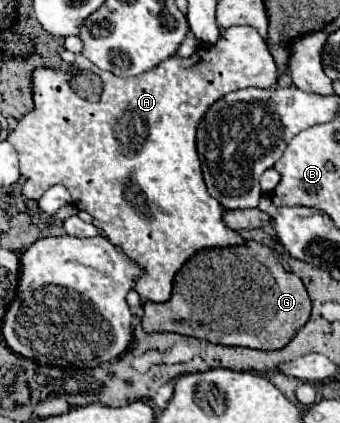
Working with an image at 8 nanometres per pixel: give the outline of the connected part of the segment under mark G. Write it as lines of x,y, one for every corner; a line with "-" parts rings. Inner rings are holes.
245,238
245,242
243,242
241,246
225,246
225,248
199,250
195,256
191,256
191,258
183,264
183,268
175,274
171,298
169,298
167,302
161,302
161,304
155,304
155,302
149,302
149,300
145,302
143,330
145,330
145,332
177,332
177,334
183,334
183,336
195,336
195,338
201,338
201,340
207,340
207,342
213,342
213,344
221,344
221,346
227,344
227,346
249,346
249,348
257,348
257,350
279,350
279,348
283,348
283,346
297,334
297,330
309,320
309,314
311,314
311,300
309,300
309,294
307,294
307,290
305,290
301,278
299,278
297,274
293,274
293,272
283,270
283,266
277,262
277,258
273,256
273,252
271,252
267,246
263,246
263,244
259,244
259,242
251,240
251,238
-
181,278
183,278
185,284
191,284
191,290
187,292
189,300
187,300
187,296
181,296
-
193,308
205,308
205,310
207,310
207,322
205,322
205,320
199,320
197,314
203,314
203,312
201,312
201,310
199,310
199,312
193,312

